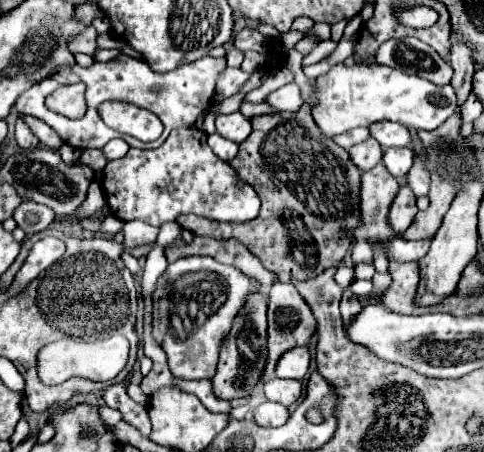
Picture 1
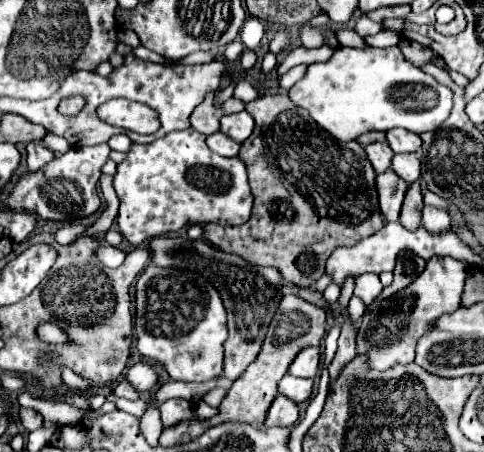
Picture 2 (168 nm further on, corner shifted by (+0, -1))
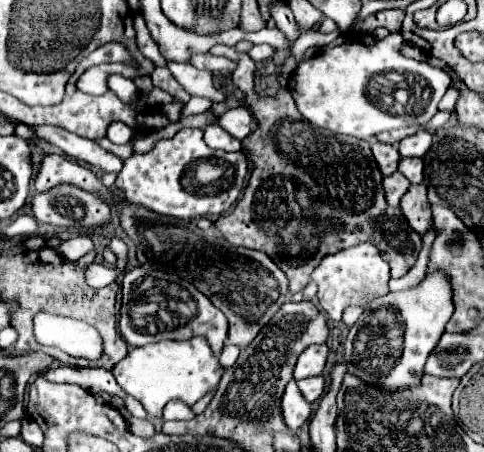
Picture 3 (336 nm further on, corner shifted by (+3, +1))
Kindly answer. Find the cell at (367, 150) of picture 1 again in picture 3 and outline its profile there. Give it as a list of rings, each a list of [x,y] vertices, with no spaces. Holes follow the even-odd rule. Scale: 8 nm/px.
[[[375,142],[371,146],[371,150],[373,150],[373,156],[375,156],[377,166],[379,166],[379,170],[381,170],[383,176],[389,176],[389,174],[393,174],[397,170],[397,162],[399,162],[401,156],[399,154],[395,156],[395,146],[393,144]]]

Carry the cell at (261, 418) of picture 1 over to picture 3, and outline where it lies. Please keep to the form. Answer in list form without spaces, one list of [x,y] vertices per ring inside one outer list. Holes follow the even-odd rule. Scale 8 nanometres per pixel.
[[[291,380],[287,384],[285,394],[281,398],[281,414],[283,414],[283,420],[289,430],[297,430],[311,416],[311,404],[301,396],[297,384],[293,384],[293,382],[295,380]]]

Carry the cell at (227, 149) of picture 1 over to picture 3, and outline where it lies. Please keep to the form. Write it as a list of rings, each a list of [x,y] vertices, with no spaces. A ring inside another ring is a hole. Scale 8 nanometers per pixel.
[[[219,124],[205,128],[205,144],[209,148],[217,148],[217,150],[225,150],[225,152],[241,150],[241,142],[235,140],[231,134],[227,134]]]

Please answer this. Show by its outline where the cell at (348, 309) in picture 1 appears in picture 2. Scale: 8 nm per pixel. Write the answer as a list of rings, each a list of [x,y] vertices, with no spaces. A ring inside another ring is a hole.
[[[348,320],[344,326],[342,326],[342,334],[338,338],[338,350],[328,366],[328,374],[330,374],[330,384],[338,378],[338,374],[342,372],[342,368],[356,356],[356,342],[354,342],[354,336],[356,336],[356,326]]]

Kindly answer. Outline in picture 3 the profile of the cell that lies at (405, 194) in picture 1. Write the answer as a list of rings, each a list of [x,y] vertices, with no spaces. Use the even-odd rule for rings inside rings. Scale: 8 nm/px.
[[[411,184],[405,196],[401,198],[401,210],[409,226],[423,234],[431,224],[431,206],[427,200],[427,188],[425,184]]]

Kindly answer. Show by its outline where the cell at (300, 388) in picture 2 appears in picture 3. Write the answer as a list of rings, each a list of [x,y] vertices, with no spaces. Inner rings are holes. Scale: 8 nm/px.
[[[313,376],[313,378],[305,378],[305,380],[297,380],[297,386],[299,386],[299,390],[307,402],[315,402],[323,394],[325,378]]]

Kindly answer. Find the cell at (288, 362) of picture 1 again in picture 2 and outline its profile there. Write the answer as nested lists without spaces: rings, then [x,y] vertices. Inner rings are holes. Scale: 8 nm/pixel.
[[[304,348],[292,362],[290,374],[298,378],[314,378],[318,374],[320,348]]]

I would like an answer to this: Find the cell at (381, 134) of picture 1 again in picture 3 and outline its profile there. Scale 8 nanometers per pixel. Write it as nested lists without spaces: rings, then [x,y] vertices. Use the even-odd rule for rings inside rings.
[[[419,130],[411,136],[405,136],[399,142],[399,154],[401,156],[423,156],[429,150],[431,140],[433,140],[433,136],[427,130]]]

